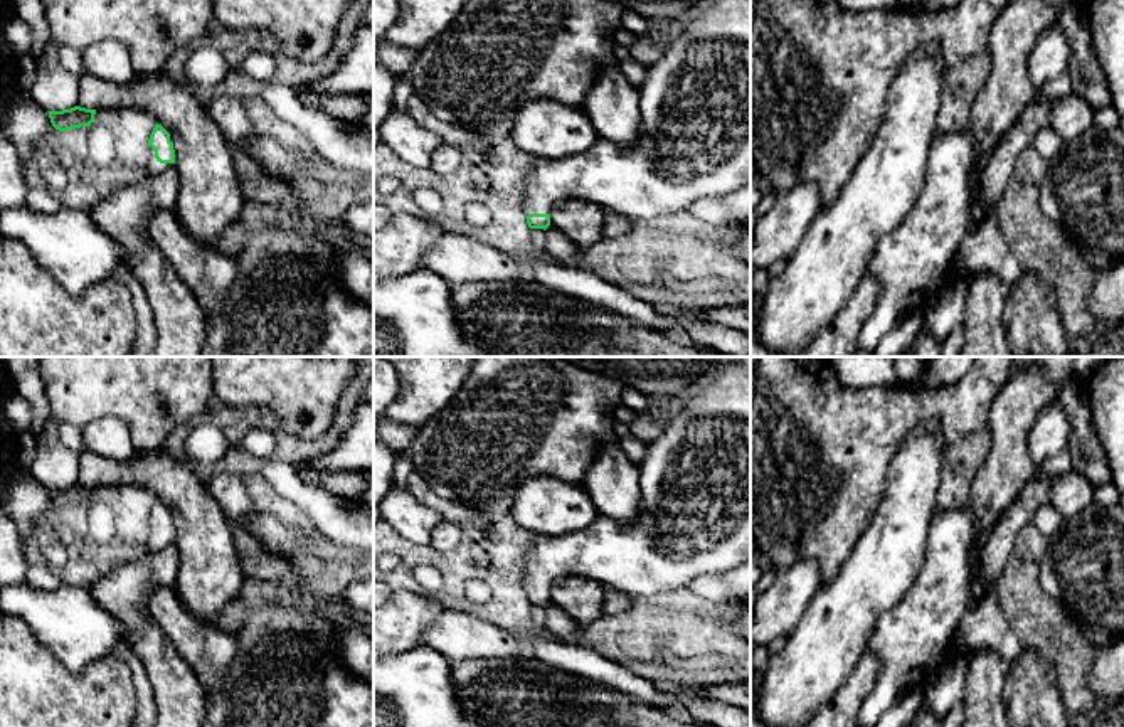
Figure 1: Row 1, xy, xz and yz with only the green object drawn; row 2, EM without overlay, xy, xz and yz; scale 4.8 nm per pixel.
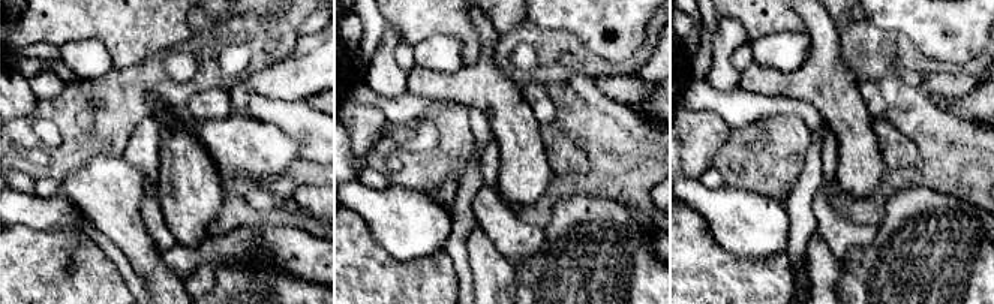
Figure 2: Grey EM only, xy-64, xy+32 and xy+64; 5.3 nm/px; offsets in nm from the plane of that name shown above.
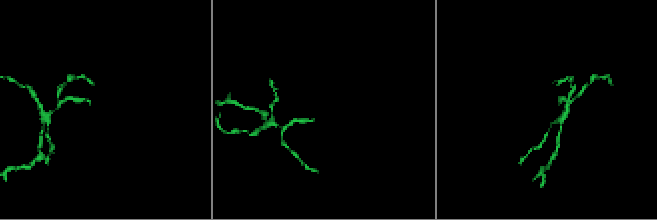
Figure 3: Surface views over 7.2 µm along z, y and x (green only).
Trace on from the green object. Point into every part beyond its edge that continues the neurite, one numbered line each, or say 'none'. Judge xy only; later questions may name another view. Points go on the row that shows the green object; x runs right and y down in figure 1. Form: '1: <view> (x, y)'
1: xy (155, 169)

